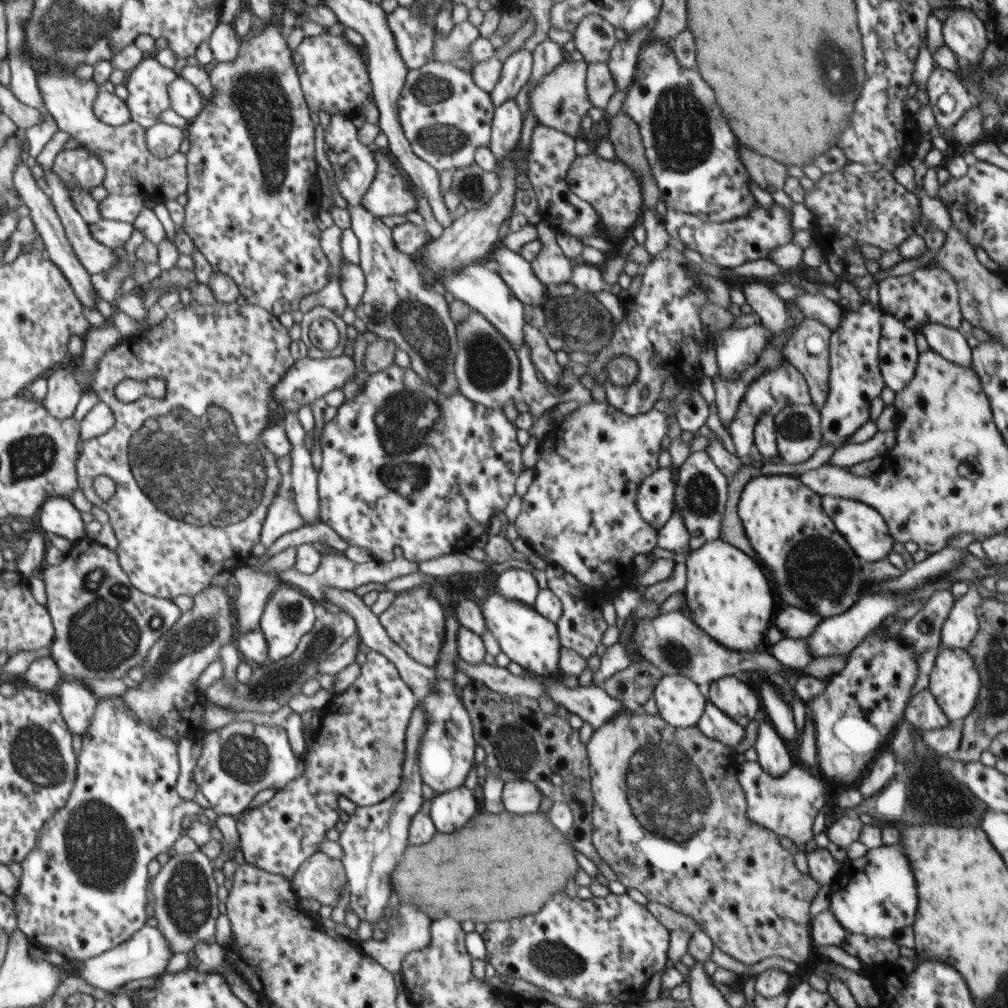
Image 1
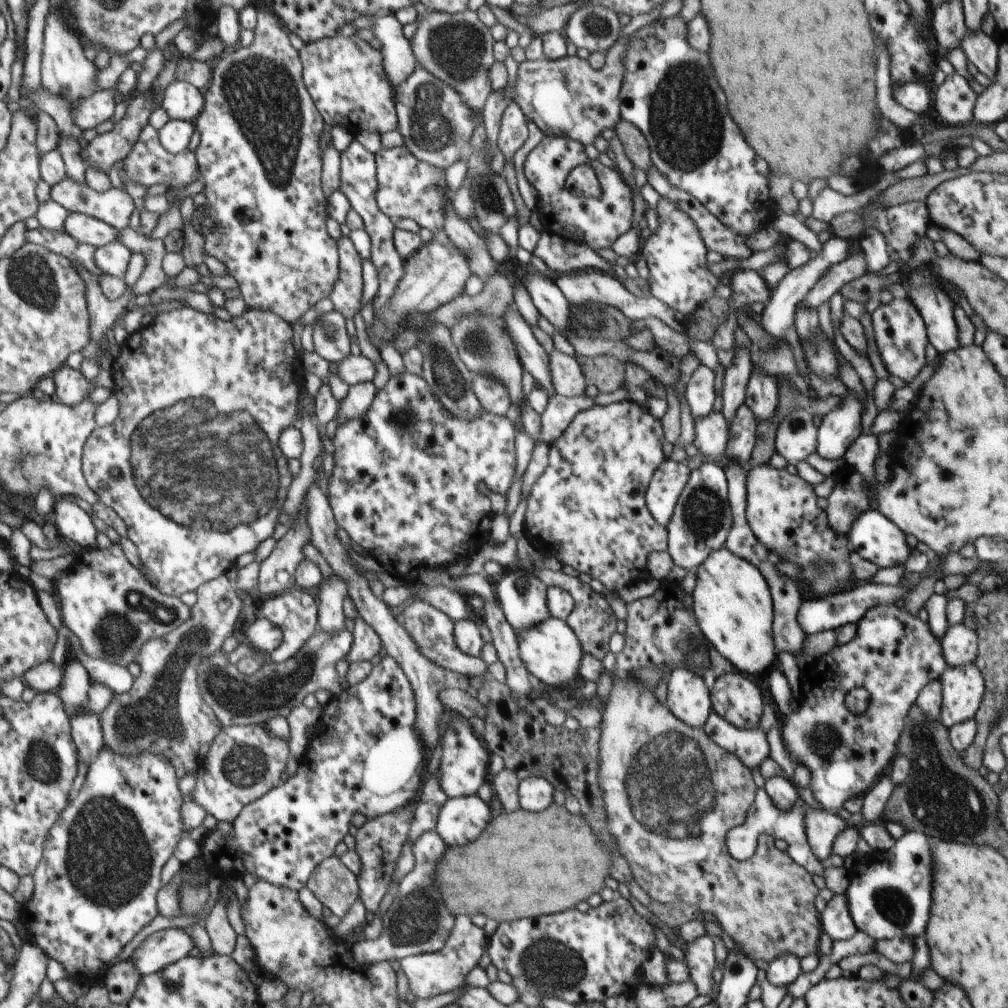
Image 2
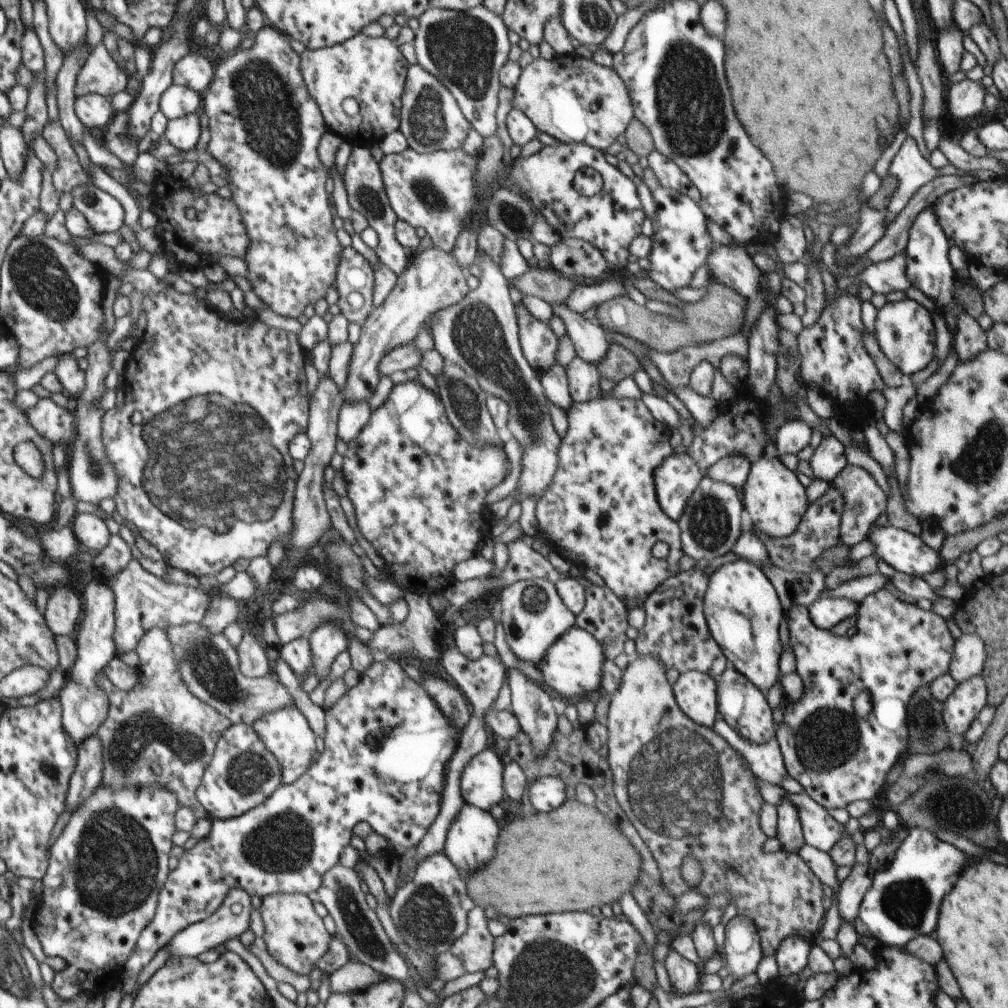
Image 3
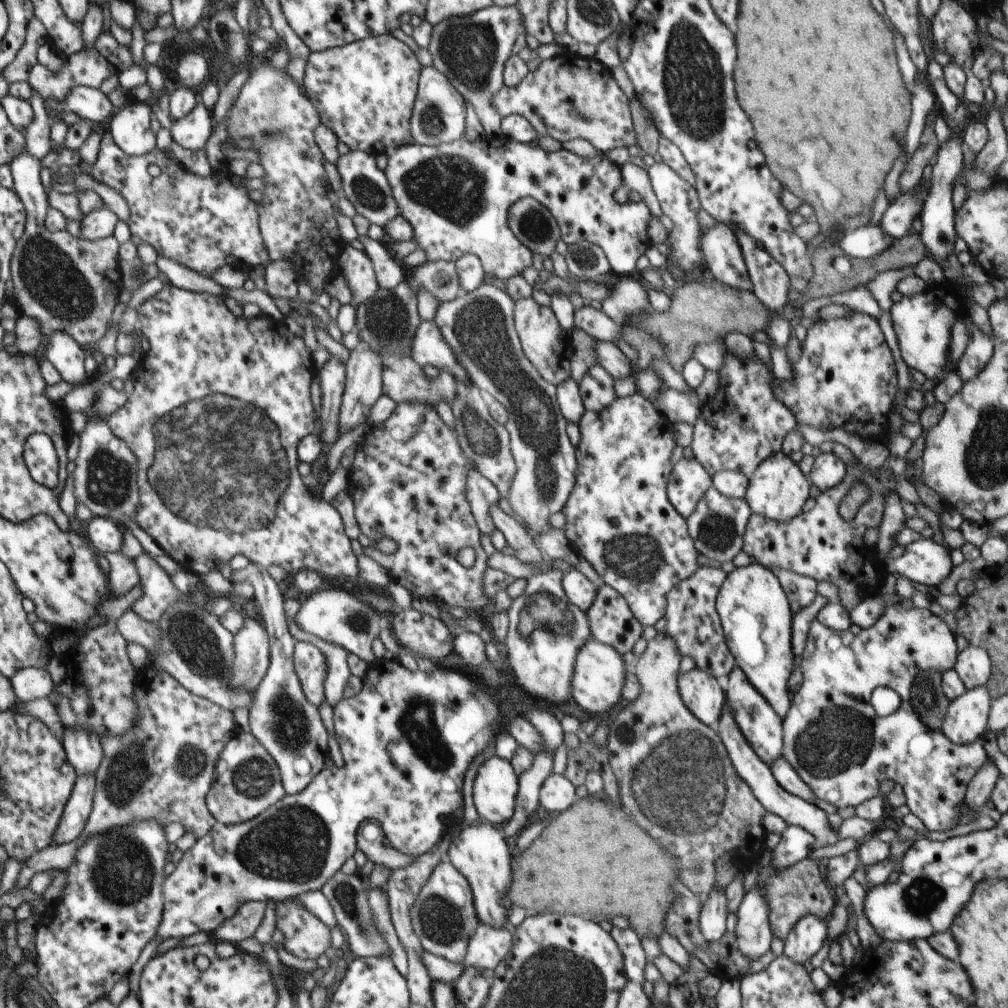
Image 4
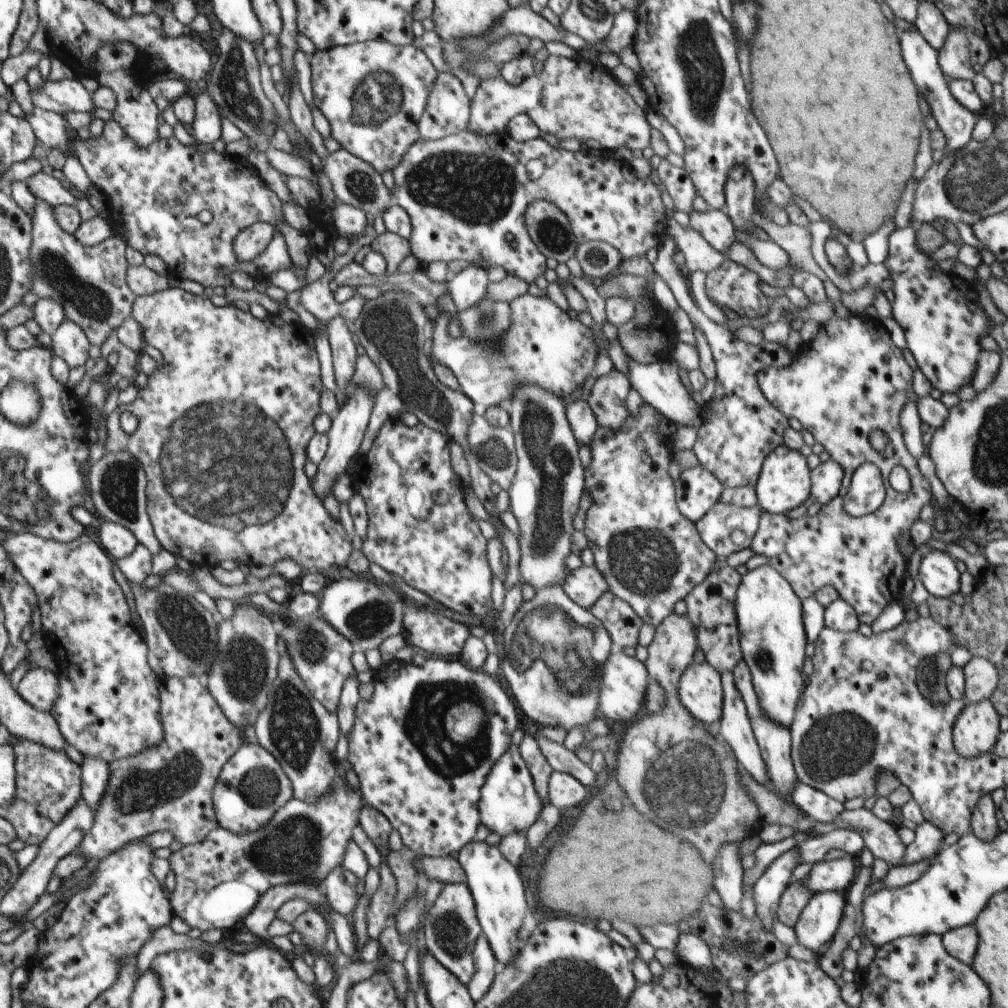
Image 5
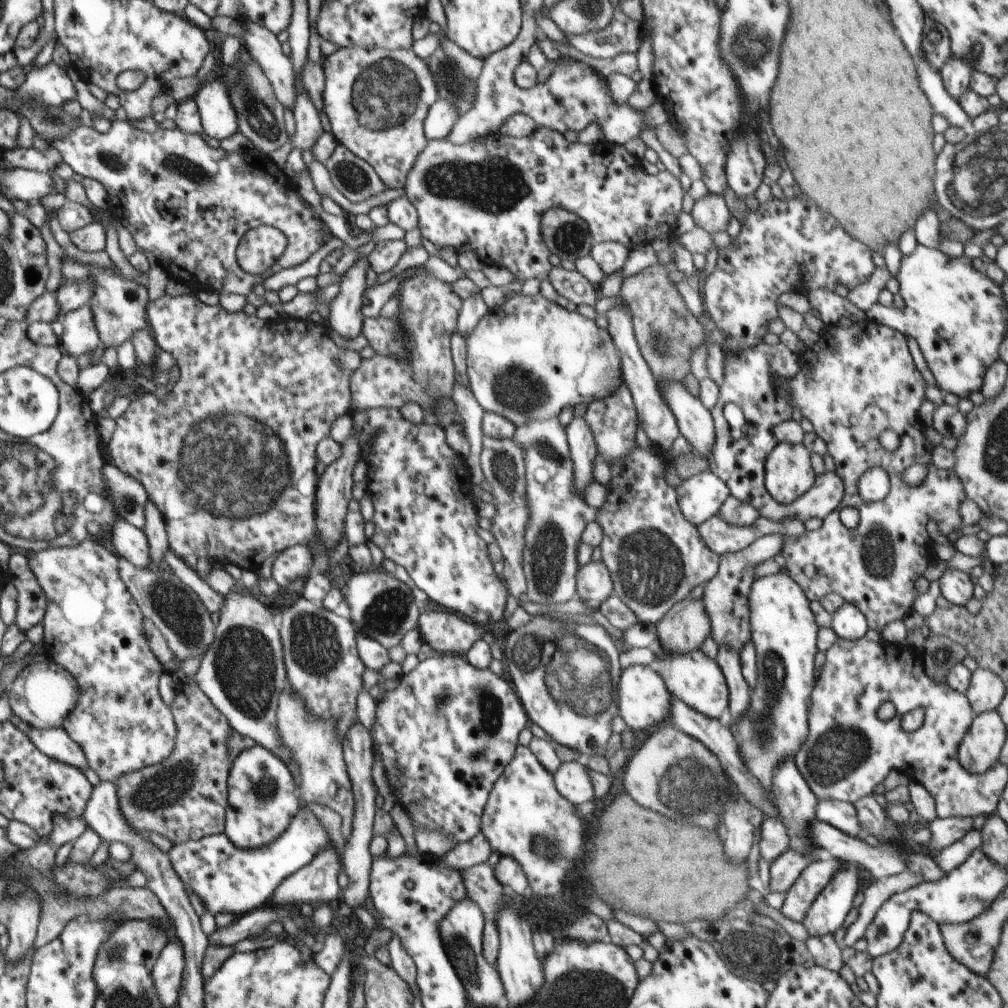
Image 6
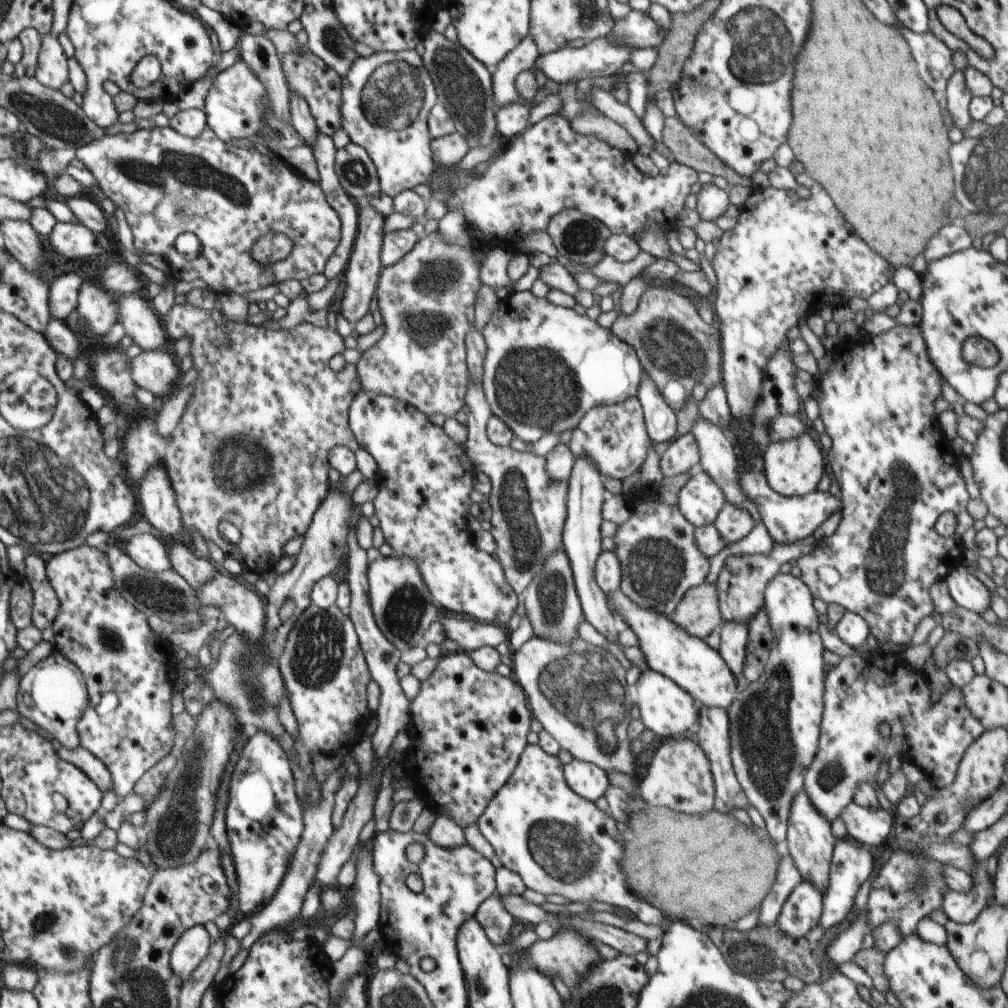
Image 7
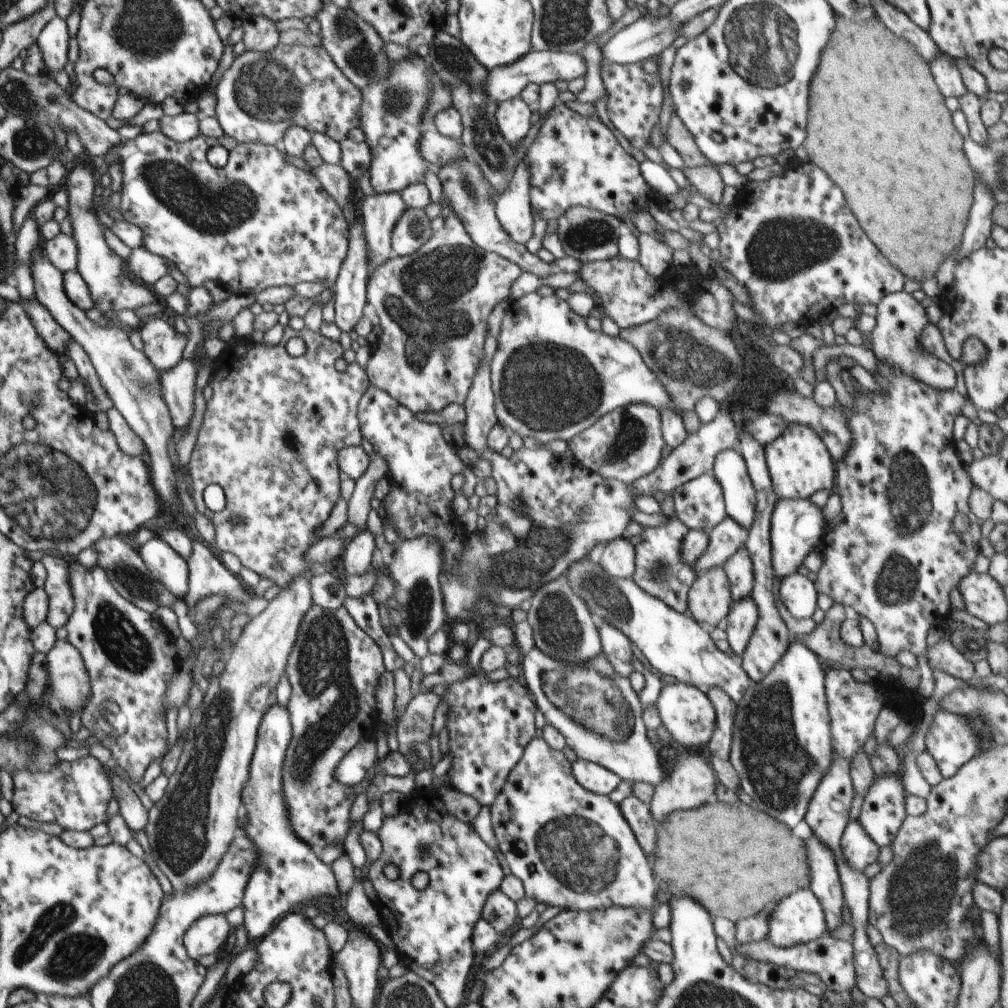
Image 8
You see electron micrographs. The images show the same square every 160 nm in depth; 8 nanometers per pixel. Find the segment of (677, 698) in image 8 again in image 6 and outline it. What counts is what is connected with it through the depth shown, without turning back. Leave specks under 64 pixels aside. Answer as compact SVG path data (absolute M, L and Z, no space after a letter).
M637 665L622 668L615 703L618 707L618 714L628 728L637 731L652 730L654 727L668 722L670 704L672 704L670 696L663 679L650 666Z

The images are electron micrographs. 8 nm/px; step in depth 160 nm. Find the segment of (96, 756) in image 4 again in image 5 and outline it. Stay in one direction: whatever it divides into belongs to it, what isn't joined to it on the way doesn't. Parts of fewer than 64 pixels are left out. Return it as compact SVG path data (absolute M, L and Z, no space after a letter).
M84 756L80 768L83 769L82 799L94 811L98 808L110 779L109 764L96 756Z

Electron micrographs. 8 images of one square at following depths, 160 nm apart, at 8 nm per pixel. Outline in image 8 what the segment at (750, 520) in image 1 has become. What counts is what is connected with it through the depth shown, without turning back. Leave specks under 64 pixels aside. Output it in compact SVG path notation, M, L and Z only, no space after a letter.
M789 423L778 438L765 446L765 459L780 499L809 499L816 491L831 490L835 484L835 462L823 438L811 426Z

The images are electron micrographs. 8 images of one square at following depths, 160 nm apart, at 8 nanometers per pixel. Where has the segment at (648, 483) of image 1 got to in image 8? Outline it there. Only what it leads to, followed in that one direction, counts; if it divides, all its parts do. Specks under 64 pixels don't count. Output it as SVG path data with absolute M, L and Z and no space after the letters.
M704 473L673 492L675 516L689 529L710 531L727 517L722 487L713 473Z

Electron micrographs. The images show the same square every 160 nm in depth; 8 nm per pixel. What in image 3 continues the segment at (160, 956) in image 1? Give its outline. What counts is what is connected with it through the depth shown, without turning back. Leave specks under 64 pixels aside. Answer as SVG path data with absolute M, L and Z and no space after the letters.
M232 888L226 894L226 898L220 904L220 908L210 918L186 926L182 932L178 932L163 948L168 950L169 958L186 958L197 957L205 951L220 946L220 944L224 945L226 940L239 938L243 932L249 929L252 908L251 897L248 895L248 892L242 890L242 888Z

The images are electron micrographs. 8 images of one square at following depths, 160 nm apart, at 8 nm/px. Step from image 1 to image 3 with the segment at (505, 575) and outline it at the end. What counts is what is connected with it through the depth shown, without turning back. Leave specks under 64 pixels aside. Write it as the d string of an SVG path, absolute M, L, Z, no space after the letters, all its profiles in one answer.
M534 578L514 582L502 590L502 626L506 633L506 642L516 657L524 662L538 664L548 654L548 648L572 626L575 626L576 615L572 614L556 592L556 586L550 580Z

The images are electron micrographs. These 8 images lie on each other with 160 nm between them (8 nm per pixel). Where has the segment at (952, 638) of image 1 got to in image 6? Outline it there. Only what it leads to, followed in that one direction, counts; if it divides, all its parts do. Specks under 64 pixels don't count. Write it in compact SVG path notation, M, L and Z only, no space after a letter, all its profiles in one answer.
M978 667L971 673L965 696L975 714L997 710L1007 694L1003 681L992 670Z

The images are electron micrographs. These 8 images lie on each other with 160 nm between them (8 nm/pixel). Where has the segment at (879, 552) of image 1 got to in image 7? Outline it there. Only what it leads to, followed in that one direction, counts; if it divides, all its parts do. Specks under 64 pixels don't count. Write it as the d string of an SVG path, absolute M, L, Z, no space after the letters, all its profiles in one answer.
M963 564L954 569L944 580L958 607L964 607L978 614L990 608L990 591L974 574L970 574Z

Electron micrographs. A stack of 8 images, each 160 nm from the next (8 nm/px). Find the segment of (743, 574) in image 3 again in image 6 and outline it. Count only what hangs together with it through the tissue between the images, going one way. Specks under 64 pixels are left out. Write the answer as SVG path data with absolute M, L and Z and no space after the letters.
M784 572L752 582L748 610L758 677L746 714L731 729L748 773L766 790L768 801L774 803L772 768L776 768L784 756L794 759L808 736L808 706L817 680L814 659L819 652L816 647L819 627L803 589Z

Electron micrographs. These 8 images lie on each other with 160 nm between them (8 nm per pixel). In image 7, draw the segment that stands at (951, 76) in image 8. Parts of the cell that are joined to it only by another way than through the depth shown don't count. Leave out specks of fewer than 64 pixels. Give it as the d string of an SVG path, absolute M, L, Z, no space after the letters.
M902 24L898 26L898 30L908 42L920 78L933 91L945 92L948 81L956 70L952 61L954 52L930 30L924 34L916 34Z

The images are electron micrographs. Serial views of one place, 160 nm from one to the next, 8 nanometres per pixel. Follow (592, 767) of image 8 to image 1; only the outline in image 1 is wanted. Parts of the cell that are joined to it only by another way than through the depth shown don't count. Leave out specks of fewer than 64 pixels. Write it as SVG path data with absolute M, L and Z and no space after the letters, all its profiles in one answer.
M505 781L503 803L508 812L517 815L535 813L539 810L542 799L542 791L532 781Z

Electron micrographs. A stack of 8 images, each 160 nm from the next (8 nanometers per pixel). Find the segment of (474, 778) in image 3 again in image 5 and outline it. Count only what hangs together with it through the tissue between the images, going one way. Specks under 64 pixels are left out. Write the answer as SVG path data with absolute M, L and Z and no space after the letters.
M511 744L508 751L504 752L504 755L500 756L496 764L490 768L484 785L480 788L480 800L478 800L480 821L490 830L493 840L500 839L514 832L527 832L528 828L538 820L542 808L542 800L532 782L532 774L518 752L518 746Z

